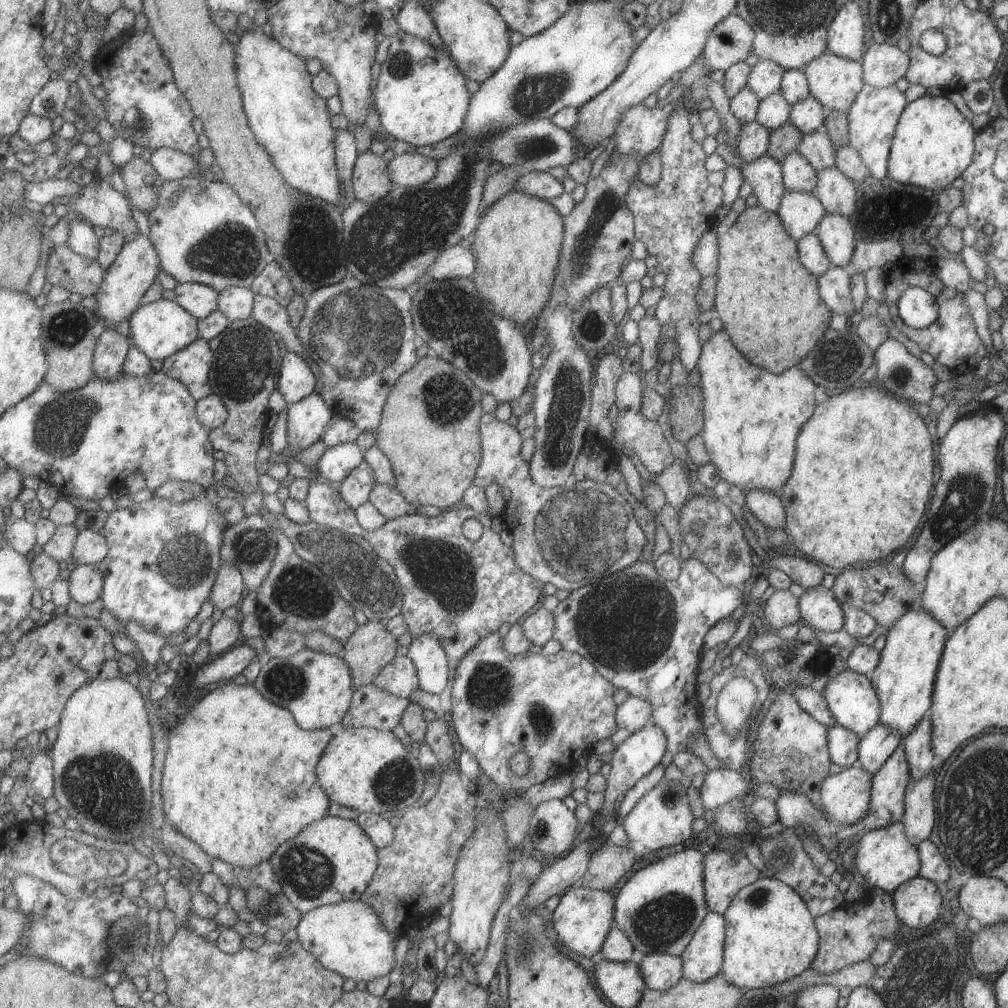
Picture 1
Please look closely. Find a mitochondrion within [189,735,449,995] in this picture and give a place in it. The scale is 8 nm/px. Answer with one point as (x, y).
(307, 871)

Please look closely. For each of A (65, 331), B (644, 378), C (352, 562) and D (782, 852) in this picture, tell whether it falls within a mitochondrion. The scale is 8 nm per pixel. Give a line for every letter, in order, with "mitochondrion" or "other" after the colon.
A: mitochondrion
B: other
C: mitochondrion
D: mitochondrion

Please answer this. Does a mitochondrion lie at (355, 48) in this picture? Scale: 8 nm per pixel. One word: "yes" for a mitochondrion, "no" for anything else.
no

